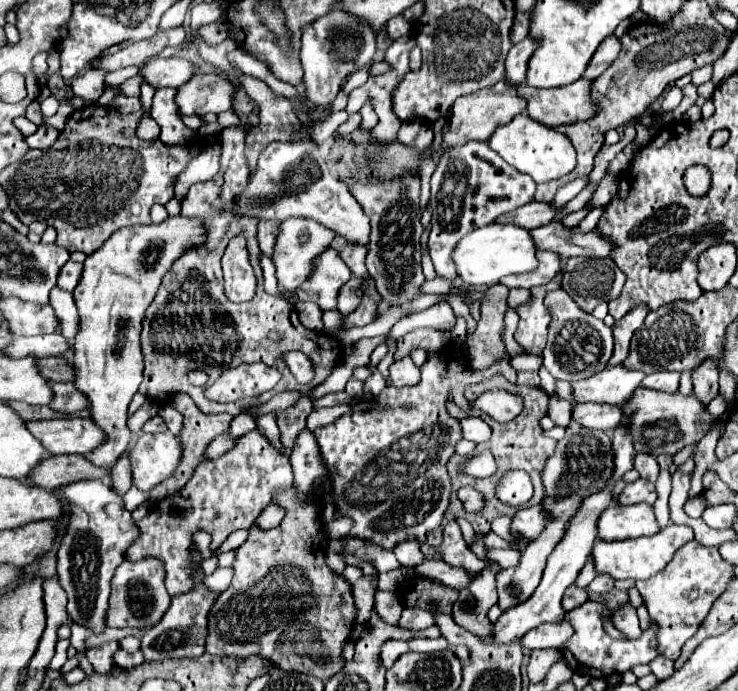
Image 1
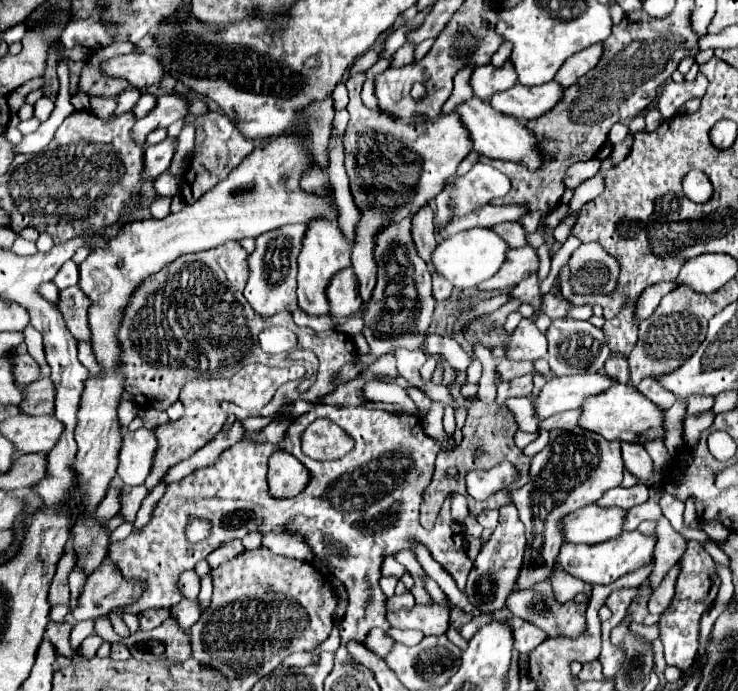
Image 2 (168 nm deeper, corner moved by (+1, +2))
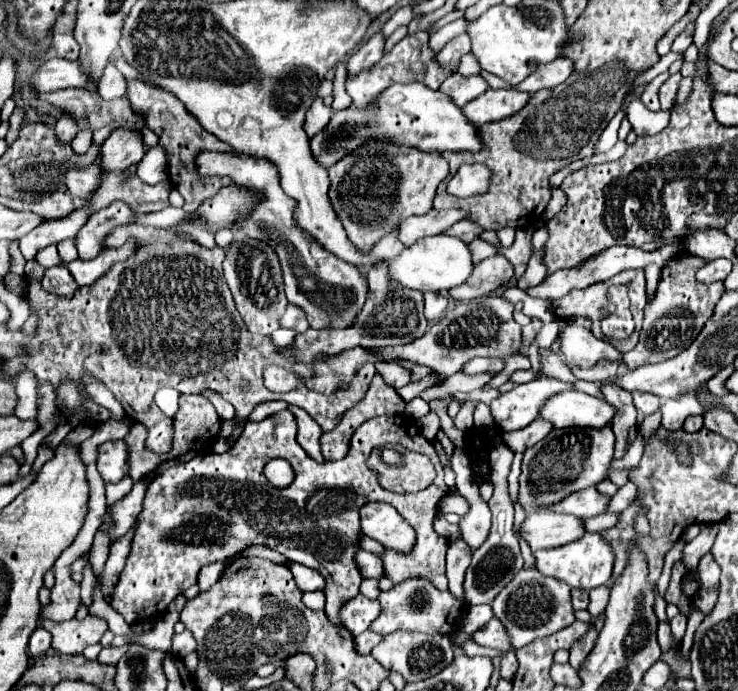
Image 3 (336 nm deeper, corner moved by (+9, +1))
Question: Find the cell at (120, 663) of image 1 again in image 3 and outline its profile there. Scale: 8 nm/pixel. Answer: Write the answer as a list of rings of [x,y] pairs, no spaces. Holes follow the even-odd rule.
[[[122,645],[122,647],[106,647],[106,649],[100,651],[98,661],[102,665],[116,665],[120,661],[120,657],[124,655],[124,651],[128,651],[128,645]]]

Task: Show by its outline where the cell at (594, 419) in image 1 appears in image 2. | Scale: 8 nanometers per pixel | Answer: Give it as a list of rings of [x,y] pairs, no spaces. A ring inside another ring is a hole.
[[[568,410],[568,412],[560,412],[560,414],[554,414],[552,418],[542,420],[540,428],[548,428],[548,430],[568,428],[570,430],[578,426],[578,420],[580,420],[580,410]]]

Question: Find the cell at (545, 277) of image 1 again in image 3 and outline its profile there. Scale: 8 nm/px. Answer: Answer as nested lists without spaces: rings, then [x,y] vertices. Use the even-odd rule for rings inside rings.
[[[492,255],[474,267],[468,281],[464,281],[460,287],[454,287],[448,293],[456,301],[476,299],[500,289],[510,281],[512,275],[514,275],[512,263],[502,255]]]

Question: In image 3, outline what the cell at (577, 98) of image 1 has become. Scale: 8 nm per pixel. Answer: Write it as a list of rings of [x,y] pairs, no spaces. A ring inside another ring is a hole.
[[[488,89],[482,95],[478,95],[478,99],[468,101],[462,109],[466,119],[478,127],[478,125],[500,121],[514,115],[526,105],[528,99],[530,99],[528,93],[520,93],[516,89],[510,89],[510,91]]]

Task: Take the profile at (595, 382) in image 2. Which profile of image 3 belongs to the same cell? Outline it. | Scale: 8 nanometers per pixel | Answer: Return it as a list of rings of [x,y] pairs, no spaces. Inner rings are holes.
[[[544,375],[530,383],[516,385],[512,391],[502,393],[490,403],[492,419],[500,427],[500,431],[522,429],[536,419],[546,399],[566,389],[572,389],[572,385]]]

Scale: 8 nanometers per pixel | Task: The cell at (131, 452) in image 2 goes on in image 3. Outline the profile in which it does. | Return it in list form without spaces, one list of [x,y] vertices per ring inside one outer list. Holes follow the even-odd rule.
[[[122,439],[108,441],[98,447],[96,469],[104,483],[118,483],[128,473],[128,447]]]

